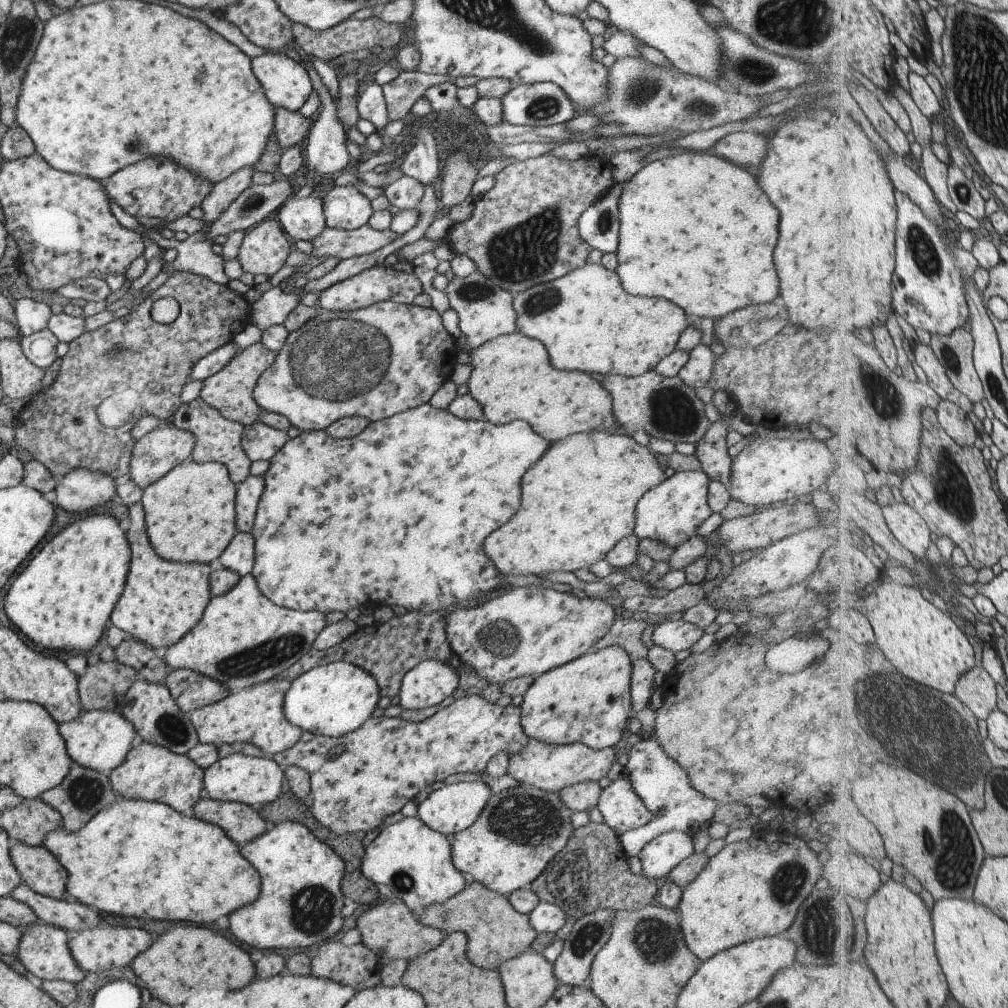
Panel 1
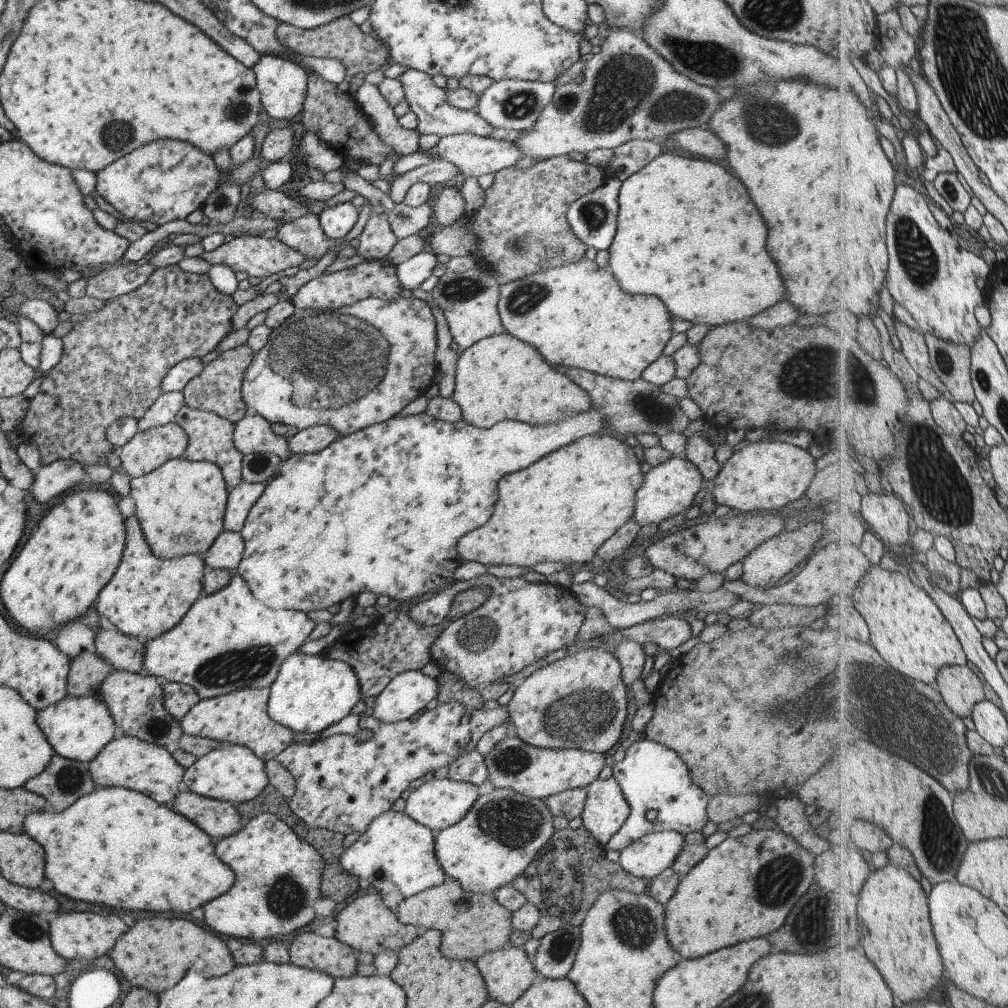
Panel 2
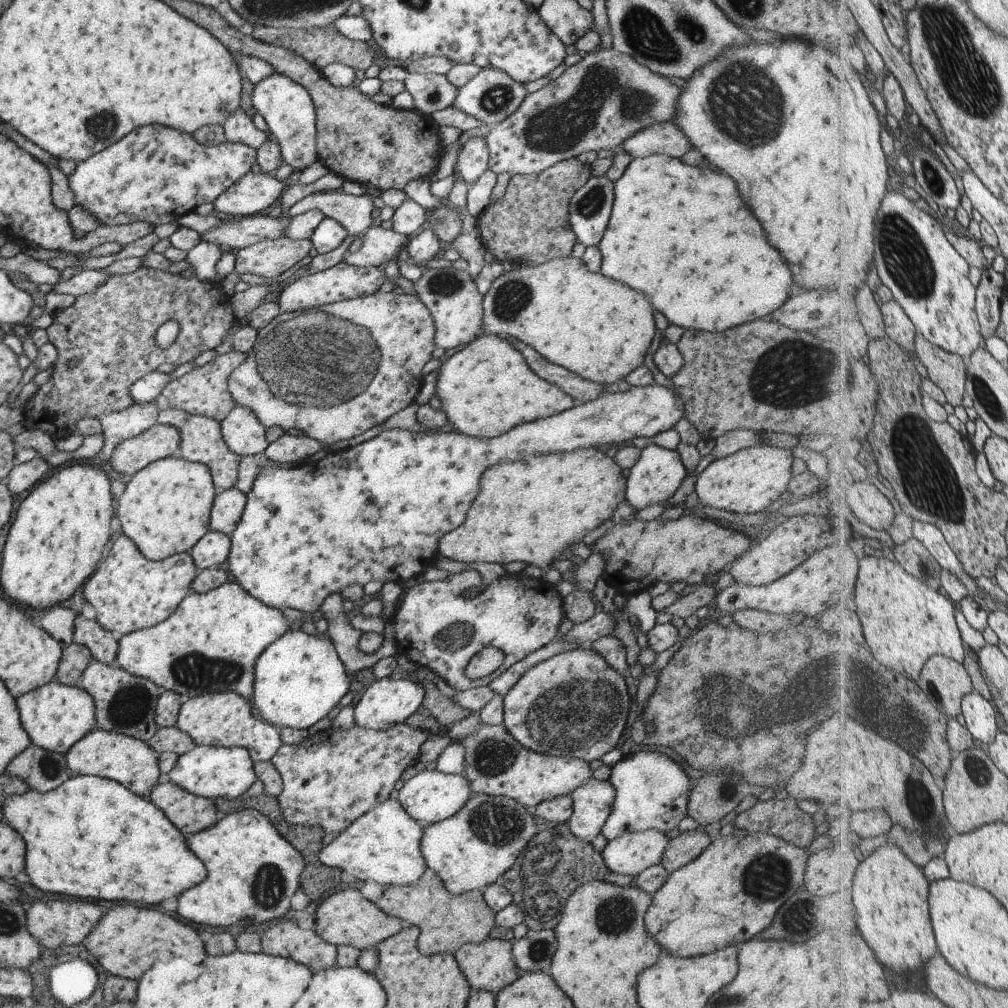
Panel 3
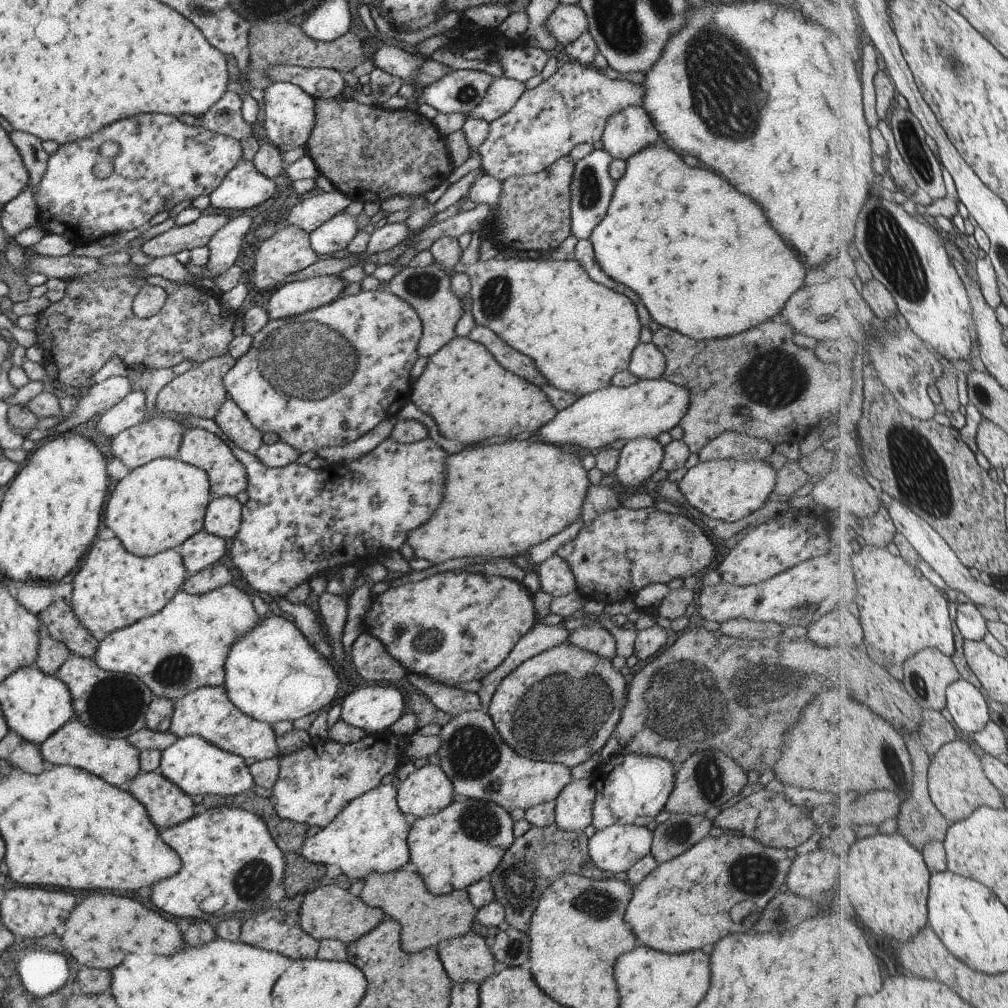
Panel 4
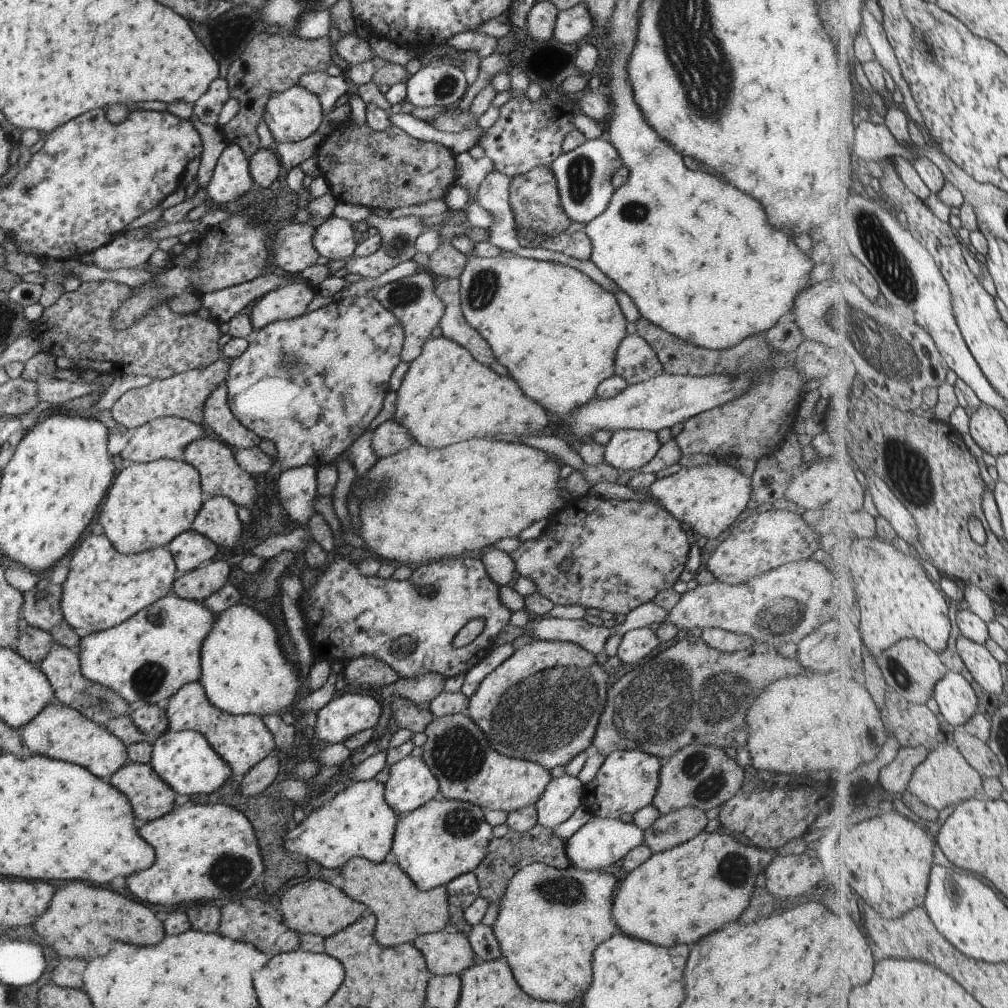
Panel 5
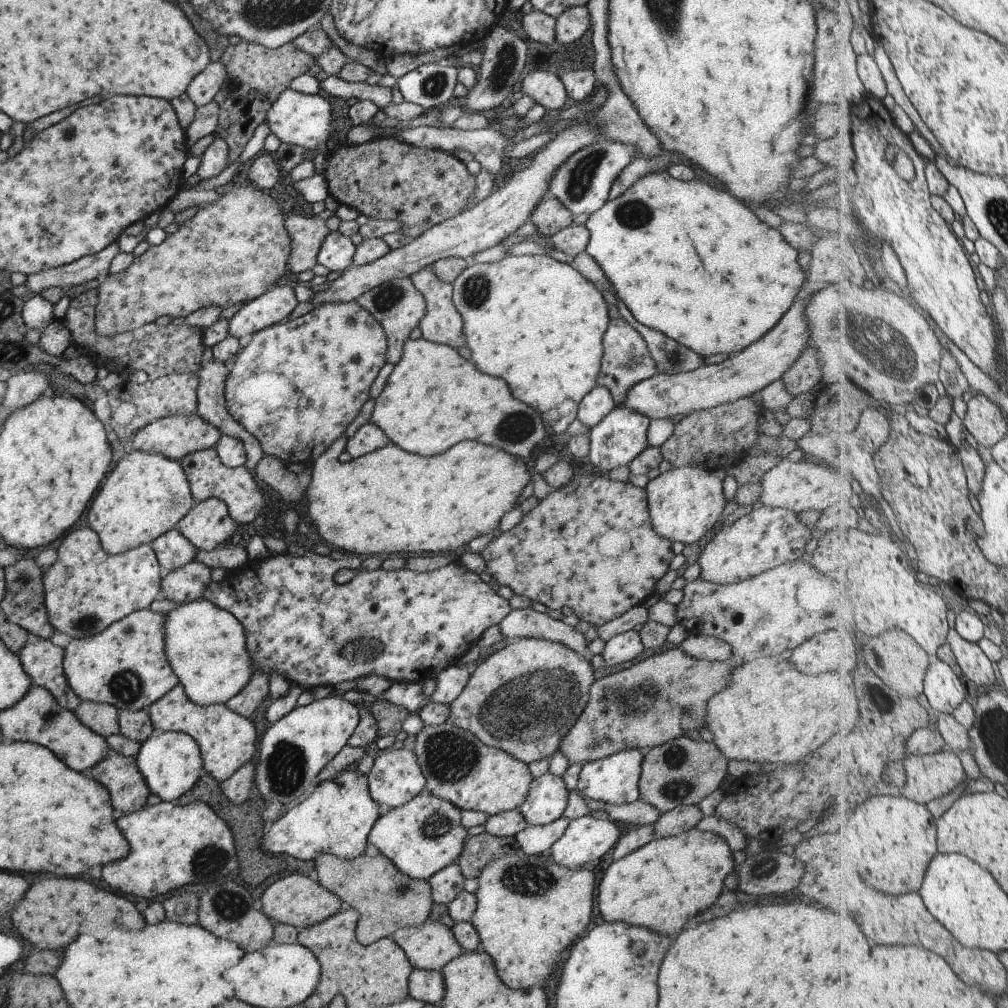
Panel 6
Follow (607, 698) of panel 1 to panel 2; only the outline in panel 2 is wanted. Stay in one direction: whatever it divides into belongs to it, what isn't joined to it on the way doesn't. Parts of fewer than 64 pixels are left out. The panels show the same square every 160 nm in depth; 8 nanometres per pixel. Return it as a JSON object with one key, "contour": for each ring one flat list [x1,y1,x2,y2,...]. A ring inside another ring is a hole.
{"contour":[[589,648,588,650,580,650,579,652,569,652,564,658,557,655,553,657,551,664,538,668,535,672,529,674,527,678,524,678,523,681,515,686,513,696,505,707,507,710,507,718,510,722,510,732,517,736,517,738,519,738,522,742,525,742,527,745,535,748,577,748,579,750,604,754,617,742,617,740,620,740,619,737,621,736,621,730,626,718,627,693,625,684,623,684,621,679,619,662,615,660,615,656,613,656,611,650,607,648]]}

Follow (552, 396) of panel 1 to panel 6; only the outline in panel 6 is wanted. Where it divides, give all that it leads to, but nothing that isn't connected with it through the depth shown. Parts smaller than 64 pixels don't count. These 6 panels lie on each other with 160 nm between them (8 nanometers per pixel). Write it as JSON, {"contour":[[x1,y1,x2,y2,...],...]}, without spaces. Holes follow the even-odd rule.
{"contour":[[408,339,401,350,401,359,393,366,383,390,375,398,369,419,369,423,383,430,393,444,419,456,433,456,445,452,461,440,477,440,489,446,503,448,505,452,523,460,532,459,532,452,540,448,545,436,543,422,537,412,533,412,533,408,509,396,507,384,503,384,503,380,485,376,471,362,463,360,453,348,440,343]]}

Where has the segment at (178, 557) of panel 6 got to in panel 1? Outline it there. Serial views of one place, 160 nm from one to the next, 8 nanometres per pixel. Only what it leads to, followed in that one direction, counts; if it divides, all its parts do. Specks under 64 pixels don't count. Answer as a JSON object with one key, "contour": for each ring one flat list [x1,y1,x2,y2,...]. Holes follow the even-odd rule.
{"contour":[[235,533,219,556,219,562,233,572,243,576,253,568,253,538,251,533]]}

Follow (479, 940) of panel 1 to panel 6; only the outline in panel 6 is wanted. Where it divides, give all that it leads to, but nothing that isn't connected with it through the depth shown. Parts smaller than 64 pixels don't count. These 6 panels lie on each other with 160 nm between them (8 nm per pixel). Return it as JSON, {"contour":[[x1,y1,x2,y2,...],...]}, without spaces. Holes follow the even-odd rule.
{"contour":[[362,853,343,859,317,854,312,860,317,884,337,896,342,908,348,907,357,912,354,932,358,944,371,946,375,940,390,938,399,928,418,926,423,920,428,920,432,905,429,884,409,879,382,855,367,856]]}

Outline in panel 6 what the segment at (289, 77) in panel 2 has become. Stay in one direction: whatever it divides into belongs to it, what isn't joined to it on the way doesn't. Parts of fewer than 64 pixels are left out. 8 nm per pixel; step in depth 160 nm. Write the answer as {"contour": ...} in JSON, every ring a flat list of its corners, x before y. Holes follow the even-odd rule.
{"contour":[[289,88,284,89,267,110,266,122,270,134,274,134,281,143,300,146,305,151,317,151,311,160,313,175,321,174,329,161,329,153,320,149,323,142,327,142,335,128,332,124,334,113,330,103,319,94,300,94]]}

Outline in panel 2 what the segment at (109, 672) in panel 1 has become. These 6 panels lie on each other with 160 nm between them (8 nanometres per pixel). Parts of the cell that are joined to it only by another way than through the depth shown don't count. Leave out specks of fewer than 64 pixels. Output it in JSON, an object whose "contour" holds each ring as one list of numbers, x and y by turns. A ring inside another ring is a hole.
{"contour":[[81,650,70,659,66,694,71,697,94,697,99,693,99,684,113,668,95,652]]}

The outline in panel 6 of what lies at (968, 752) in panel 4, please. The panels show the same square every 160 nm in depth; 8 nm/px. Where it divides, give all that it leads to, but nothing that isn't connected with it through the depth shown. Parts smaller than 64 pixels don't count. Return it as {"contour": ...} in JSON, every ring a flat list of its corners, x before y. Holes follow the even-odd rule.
{"contour":[[951,750,939,751,934,754,915,754,907,757,903,766,906,781,900,788,900,792,904,798,918,804,928,805,953,790,963,788,965,780,967,780,967,772,965,772,961,758,957,754,953,754]]}

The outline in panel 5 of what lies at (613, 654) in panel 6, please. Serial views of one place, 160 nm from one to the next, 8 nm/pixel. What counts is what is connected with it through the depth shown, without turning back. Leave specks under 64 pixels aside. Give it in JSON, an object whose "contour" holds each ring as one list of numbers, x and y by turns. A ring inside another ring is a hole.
{"contour":[[637,628,623,634,615,655,621,660,621,663,637,663,659,643,651,628]]}

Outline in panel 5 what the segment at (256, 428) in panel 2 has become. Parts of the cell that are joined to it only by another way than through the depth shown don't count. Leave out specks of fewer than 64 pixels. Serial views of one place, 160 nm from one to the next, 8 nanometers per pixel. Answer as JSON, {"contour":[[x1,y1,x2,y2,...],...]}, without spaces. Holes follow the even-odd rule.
{"contour":[[225,382,217,384,217,388,205,398,203,404,202,424,206,424,232,450,258,447,261,440,245,429,234,417,227,406,227,390]]}

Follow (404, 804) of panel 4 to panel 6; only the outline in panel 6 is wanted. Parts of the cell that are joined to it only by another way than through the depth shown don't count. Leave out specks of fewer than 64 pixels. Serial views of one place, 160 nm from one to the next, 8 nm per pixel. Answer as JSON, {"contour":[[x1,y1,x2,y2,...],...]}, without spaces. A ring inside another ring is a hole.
{"contour":[[410,748,381,753,366,776,368,792,376,804,396,808,424,792,425,778]]}

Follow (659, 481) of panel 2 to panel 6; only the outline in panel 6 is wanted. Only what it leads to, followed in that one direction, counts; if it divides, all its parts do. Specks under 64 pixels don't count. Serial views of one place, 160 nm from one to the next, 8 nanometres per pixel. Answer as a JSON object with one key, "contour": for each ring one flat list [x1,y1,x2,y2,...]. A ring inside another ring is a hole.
{"contour":[[622,405,611,408,597,424,589,428,587,435,589,438,587,450,589,452,585,456,585,463,604,475,617,466,629,464,637,454,640,454,647,447,647,424,649,424,649,419,647,416,643,416,641,412,633,412,633,410,628,410]]}

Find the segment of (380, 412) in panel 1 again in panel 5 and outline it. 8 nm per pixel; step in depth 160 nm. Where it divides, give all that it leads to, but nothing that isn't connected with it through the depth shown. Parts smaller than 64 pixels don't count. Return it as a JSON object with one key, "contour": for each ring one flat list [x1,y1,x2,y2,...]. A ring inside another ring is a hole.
{"contour":[[374,295,353,296,333,301,309,314,303,314,290,320,274,321,264,328,254,330,249,334,248,344,241,356,231,360,228,366,225,385,227,390,227,406,241,426,256,435,261,441,269,440,276,451,276,462,282,470,299,468,299,466,312,466,317,470,323,465,340,456,360,435,363,435,369,422,379,414,383,396,388,393,387,381,391,378,393,368,399,364,399,352,403,344,403,330,401,324,395,320,395,316,385,310]]}

